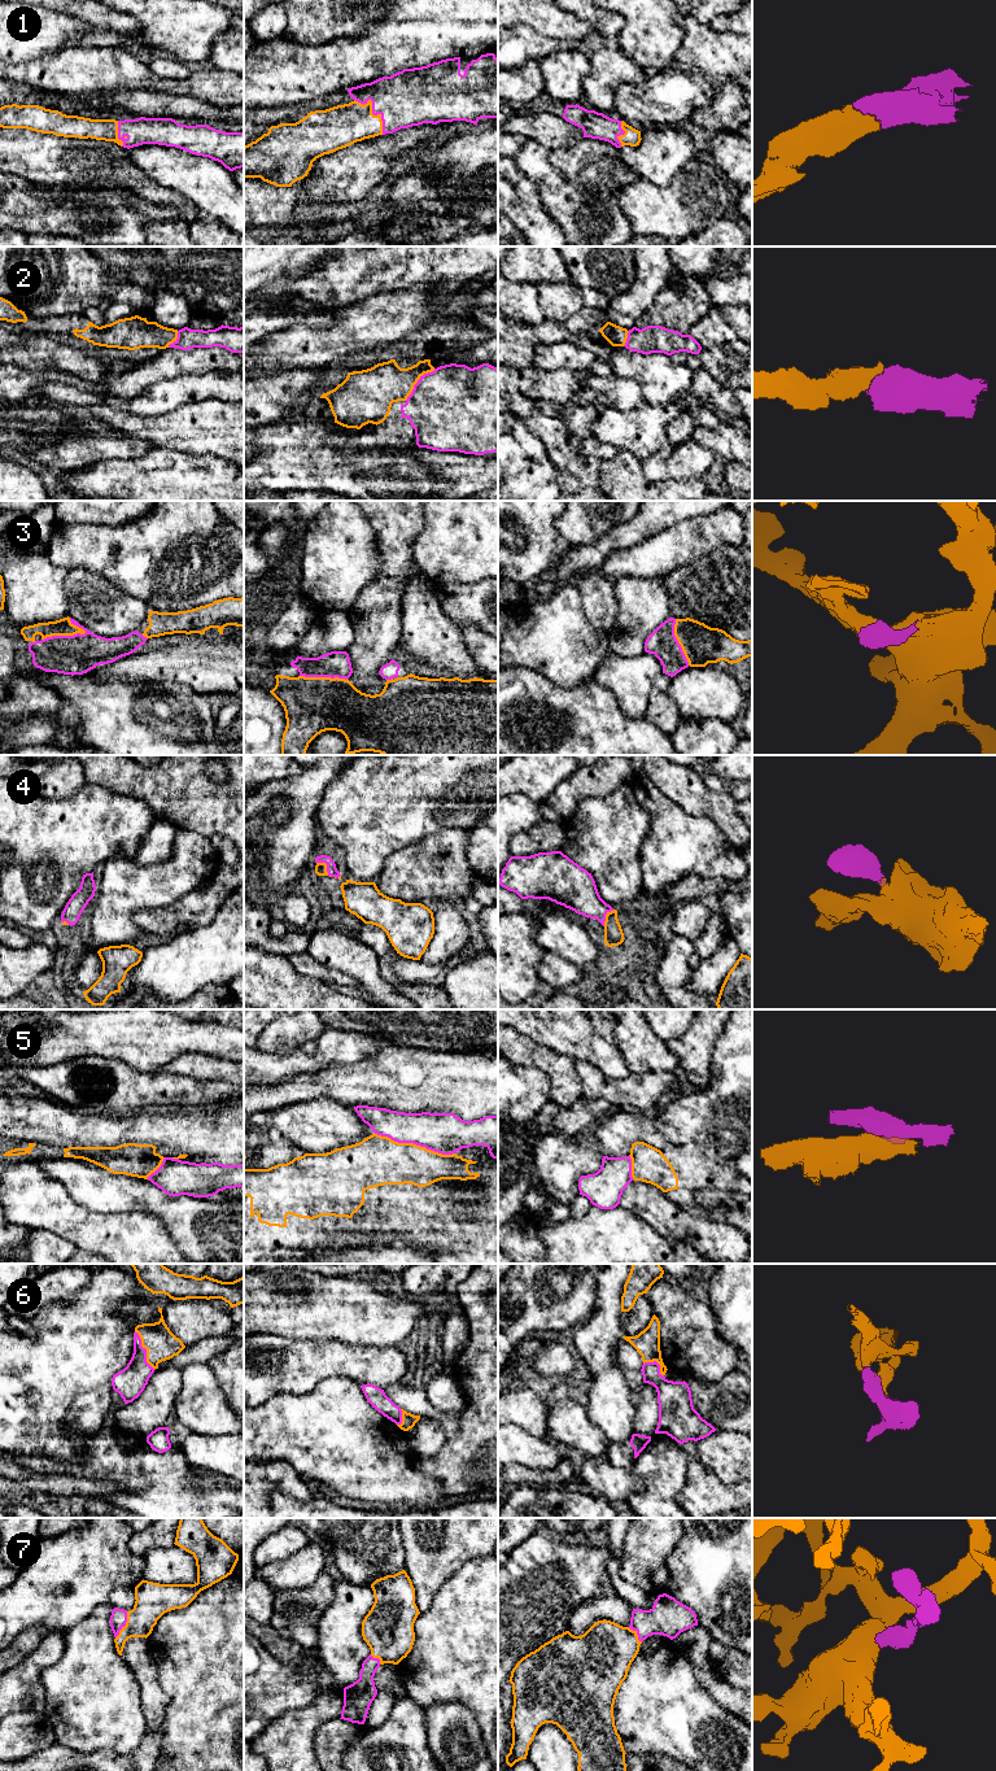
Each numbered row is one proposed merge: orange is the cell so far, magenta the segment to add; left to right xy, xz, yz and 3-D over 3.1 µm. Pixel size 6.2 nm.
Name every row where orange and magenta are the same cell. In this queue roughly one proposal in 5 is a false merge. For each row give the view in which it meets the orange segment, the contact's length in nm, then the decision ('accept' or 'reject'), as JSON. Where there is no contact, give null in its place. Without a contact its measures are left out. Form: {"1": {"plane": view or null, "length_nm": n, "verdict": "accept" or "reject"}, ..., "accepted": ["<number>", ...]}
{"1": {"plane": "xz", "length_nm": 280, "verdict": "accept"}, "2": {"plane": "xz", "length_nm": 280, "verdict": "accept"}, "3": {"plane": "xy", "length_nm": 280, "verdict": "accept"}, "4": {"plane": "xz", "length_nm": 130, "verdict": "accept"}, "5": {"plane": "xz", "length_nm": 500, "verdict": "reject"}, "6": {"plane": "xy", "length_nm": 260, "verdict": "accept"}, "7": {"plane": "xy", "length_nm": 180, "verdict": "accept"}, "accepted": ["1", "2", "3", "4", "6", "7"]}

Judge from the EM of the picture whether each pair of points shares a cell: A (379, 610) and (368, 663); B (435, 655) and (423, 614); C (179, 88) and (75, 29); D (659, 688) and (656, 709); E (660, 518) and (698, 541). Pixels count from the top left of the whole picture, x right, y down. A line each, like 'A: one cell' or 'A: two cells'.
A: one cell
B: one cell
C: two cells
D: one cell
E: two cells

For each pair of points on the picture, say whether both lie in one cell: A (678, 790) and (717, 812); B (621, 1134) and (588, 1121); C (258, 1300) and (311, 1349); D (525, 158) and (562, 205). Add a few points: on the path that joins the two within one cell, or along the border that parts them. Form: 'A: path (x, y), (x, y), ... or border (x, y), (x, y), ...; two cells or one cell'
A: path (687, 790), (699, 801), (708, 803); one cell
B: border (597, 1121), (590, 1130); two cells
C: border (271, 1334), (295, 1339), (332, 1340); two cells
D: path (537, 170), (553, 186), (557, 193); one cell

